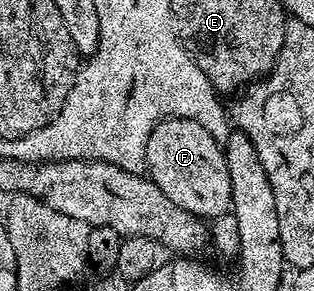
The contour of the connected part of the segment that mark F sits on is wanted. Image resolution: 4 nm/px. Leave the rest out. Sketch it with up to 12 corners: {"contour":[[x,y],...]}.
{"contour":[[195,118],[153,128],[146,173],[185,212],[233,206],[220,139]]}

